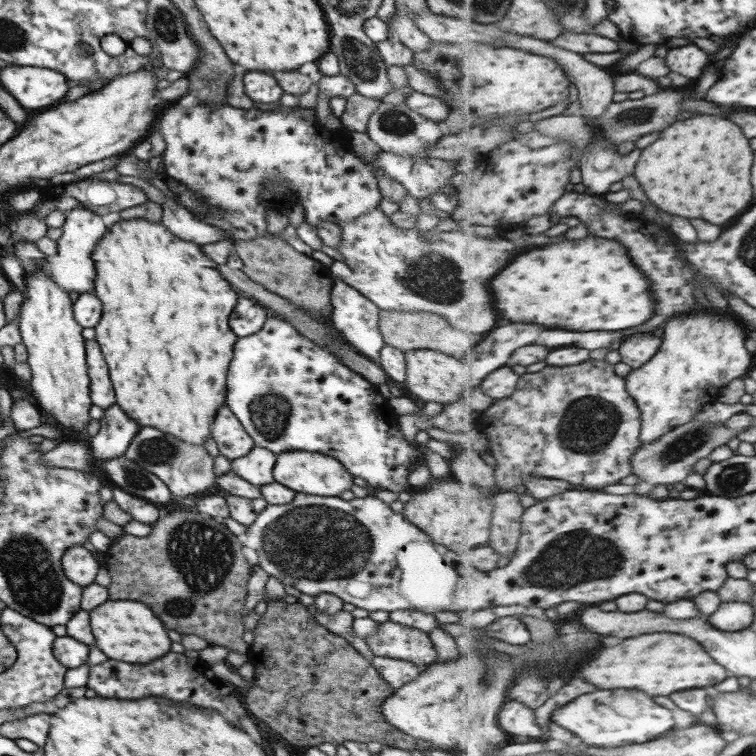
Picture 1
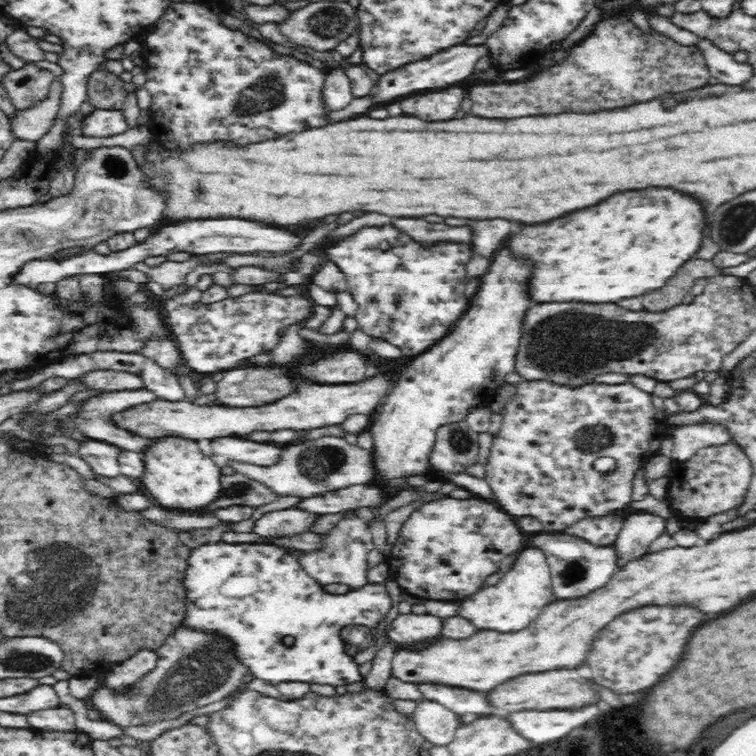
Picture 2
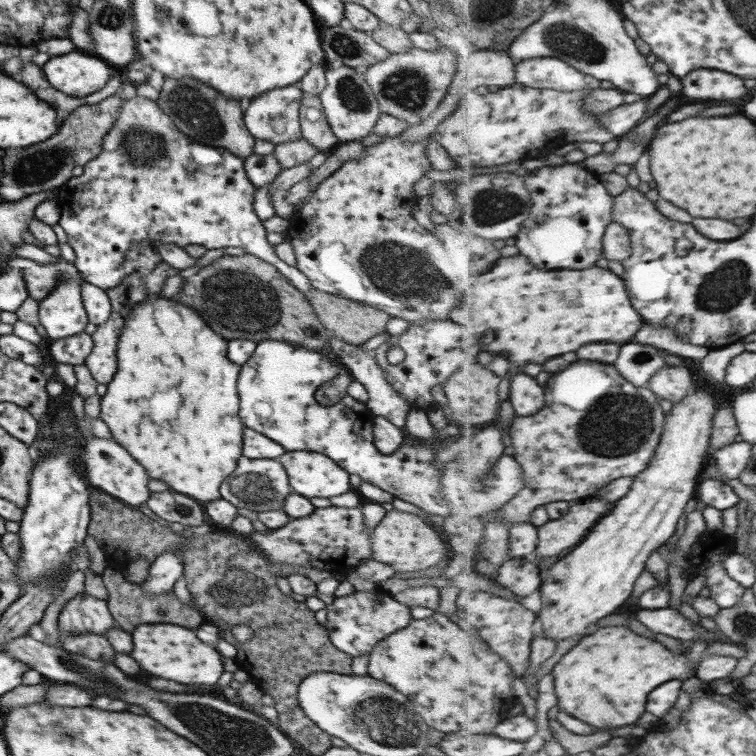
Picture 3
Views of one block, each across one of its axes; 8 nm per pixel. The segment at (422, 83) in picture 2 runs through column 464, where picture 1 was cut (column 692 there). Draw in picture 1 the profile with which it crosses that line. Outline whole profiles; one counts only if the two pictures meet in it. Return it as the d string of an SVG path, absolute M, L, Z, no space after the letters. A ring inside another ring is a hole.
M691 43L690 46L674 48L668 56L668 64L672 66L674 72L680 72L690 78L700 78L706 66L710 64L710 54L700 46L694 46L694 43Z

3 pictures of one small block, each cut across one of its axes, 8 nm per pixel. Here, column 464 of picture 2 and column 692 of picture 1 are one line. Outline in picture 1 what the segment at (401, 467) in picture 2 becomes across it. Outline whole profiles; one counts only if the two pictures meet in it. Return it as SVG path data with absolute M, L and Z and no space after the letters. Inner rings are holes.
M698 312L670 320L666 324L664 348L656 360L643 368L632 369L627 376L627 388L643 409L643 444L660 440L691 423L710 398L718 398L722 388L748 374L754 358L746 342L746 326L728 314Z

